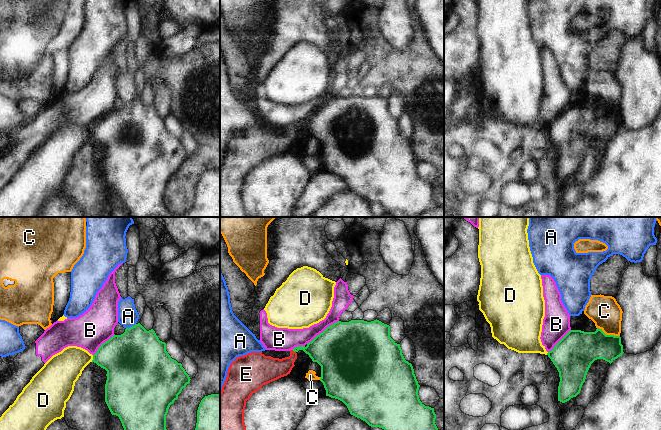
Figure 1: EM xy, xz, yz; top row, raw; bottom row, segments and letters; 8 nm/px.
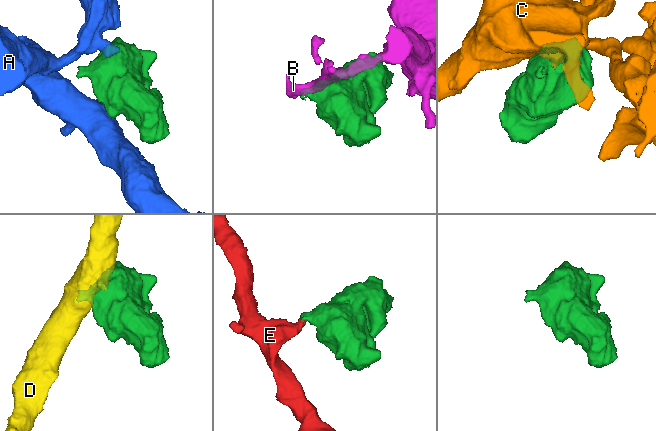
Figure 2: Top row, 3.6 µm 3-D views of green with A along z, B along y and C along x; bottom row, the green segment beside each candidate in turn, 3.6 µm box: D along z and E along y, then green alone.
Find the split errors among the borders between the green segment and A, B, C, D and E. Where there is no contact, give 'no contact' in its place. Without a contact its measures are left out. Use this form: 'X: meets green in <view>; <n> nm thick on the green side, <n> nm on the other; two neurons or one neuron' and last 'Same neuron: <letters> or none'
A: meets green in xy; 460 nm thick on the green side, 160 nm on the other; two neurons
B: meets green in xz; 480 nm thick on the green side, 140 nm on the other; two neurons
C: meets green in yz; 280 nm thick on the green side, 240 nm on the other; two neurons
D: meets green in xy; 360 nm thick on the green side, 280 nm on the other; two neurons
E: meets green in xz; 260 nm thick on the green side, 200 nm on the other; one neuron
Same neuron: E

